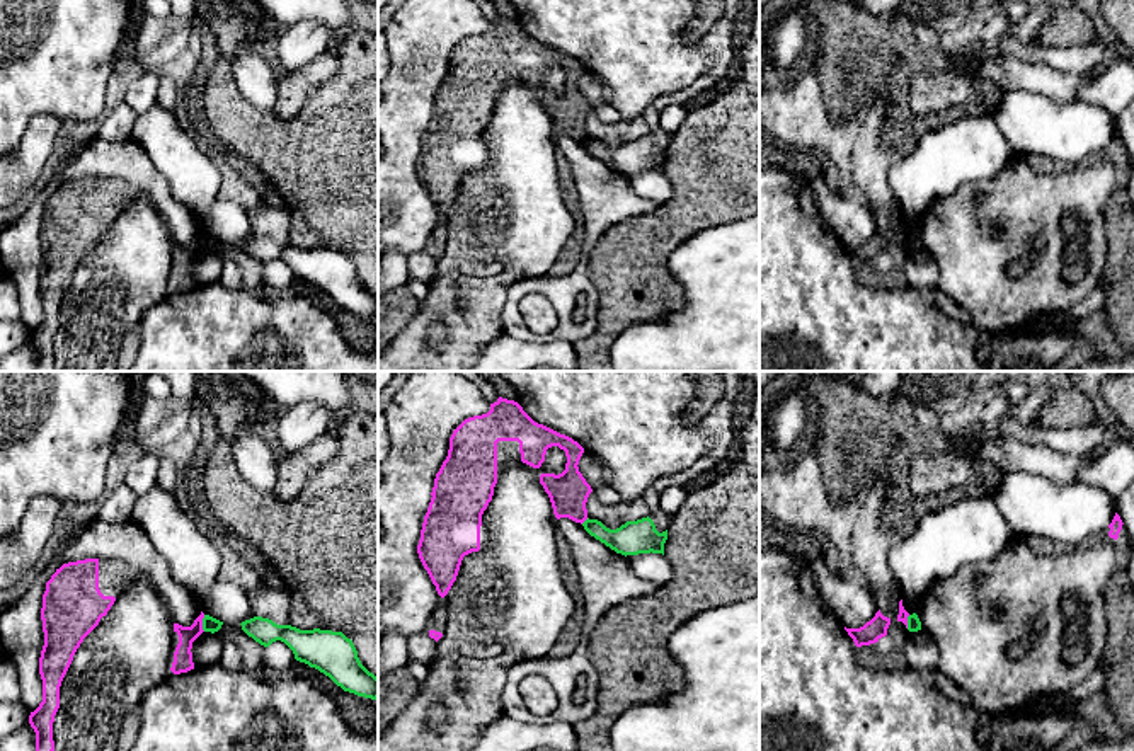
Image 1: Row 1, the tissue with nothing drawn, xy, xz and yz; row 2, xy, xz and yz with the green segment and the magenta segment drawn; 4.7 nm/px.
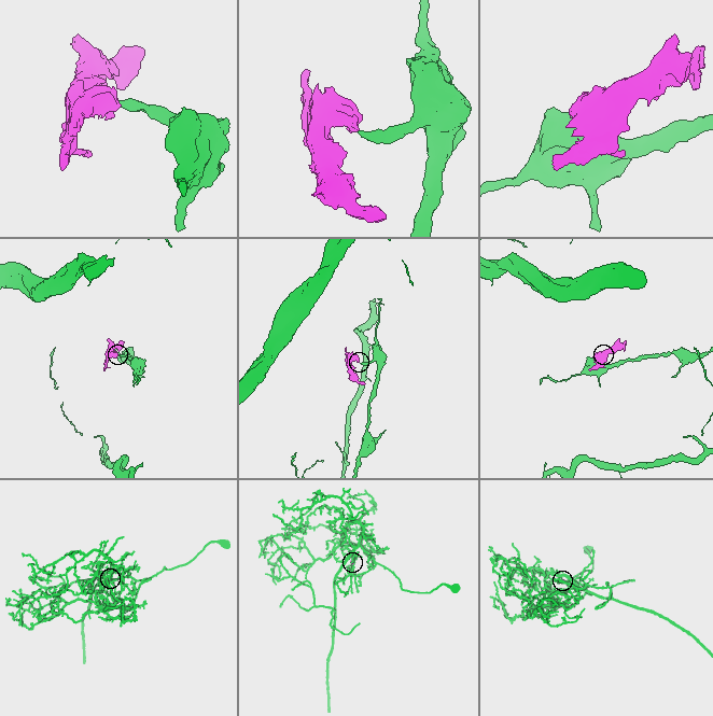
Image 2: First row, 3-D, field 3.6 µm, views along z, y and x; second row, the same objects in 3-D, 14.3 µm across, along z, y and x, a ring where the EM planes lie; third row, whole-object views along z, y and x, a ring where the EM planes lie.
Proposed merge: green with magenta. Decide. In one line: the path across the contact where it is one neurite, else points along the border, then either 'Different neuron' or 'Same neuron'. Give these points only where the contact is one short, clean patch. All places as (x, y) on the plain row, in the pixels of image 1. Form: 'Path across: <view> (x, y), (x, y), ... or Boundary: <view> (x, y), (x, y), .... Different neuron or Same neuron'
Boundary: xy (205, 234), (203, 249). Different neuron

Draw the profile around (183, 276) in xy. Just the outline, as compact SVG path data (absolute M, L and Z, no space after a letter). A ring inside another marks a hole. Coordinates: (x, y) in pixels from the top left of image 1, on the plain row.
M201 230L201 233L194 238L191 245L182 245L174 240L167 296L194 288L191 267L192 261L204 250L203 237L204 232Z

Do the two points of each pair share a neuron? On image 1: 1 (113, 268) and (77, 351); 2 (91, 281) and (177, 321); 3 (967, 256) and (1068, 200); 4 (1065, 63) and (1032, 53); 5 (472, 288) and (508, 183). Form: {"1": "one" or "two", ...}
{"1": "one", "2": "two", "3": "one", "4": "one", "5": "one"}

